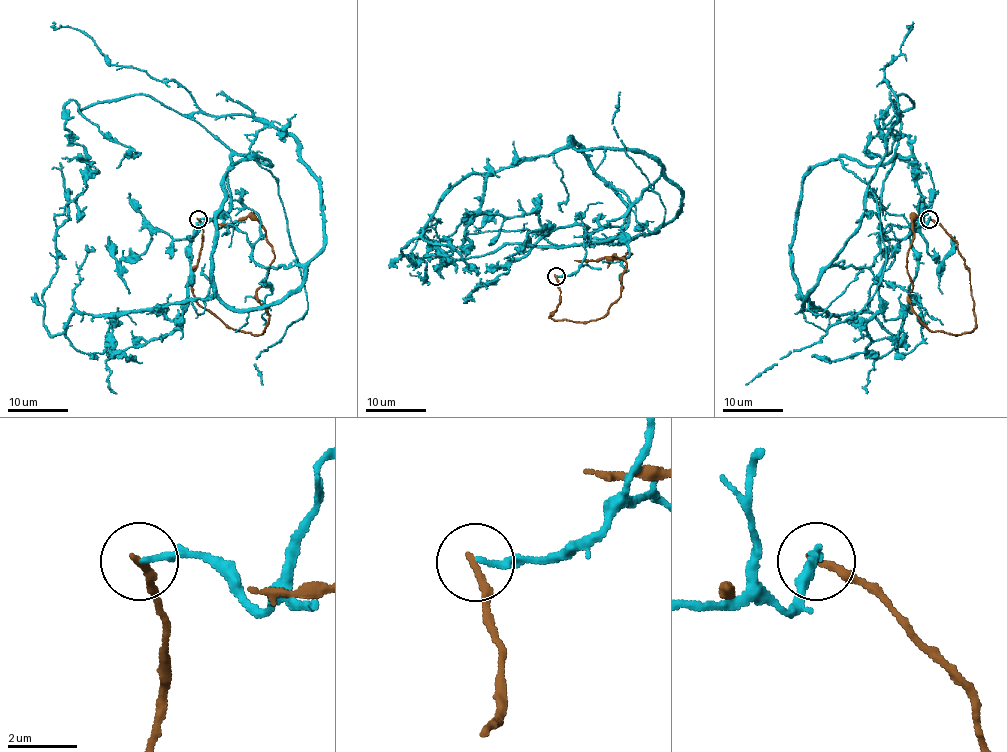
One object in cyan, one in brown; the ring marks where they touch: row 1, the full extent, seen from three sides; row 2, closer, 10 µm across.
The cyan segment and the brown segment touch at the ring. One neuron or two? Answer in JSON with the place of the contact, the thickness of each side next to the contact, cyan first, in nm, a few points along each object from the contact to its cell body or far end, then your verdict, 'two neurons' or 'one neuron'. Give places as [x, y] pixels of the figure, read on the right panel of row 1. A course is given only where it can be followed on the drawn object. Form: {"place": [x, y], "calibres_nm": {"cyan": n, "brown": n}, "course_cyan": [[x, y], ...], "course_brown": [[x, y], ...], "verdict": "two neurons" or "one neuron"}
{"place": [929, 219], "calibres_nm": {"cyan": 150, "brown": 240}, "course_cyan": [[930, 219], [829, 264], [892, 129], [885, 163], [841, 159], [880, 282], [745, 384]], "course_brown": [[930, 219], [954, 240], [969, 271], [975, 327], [966, 333], [931, 332], [912, 307], [913, 223]], "verdict": "two neurons"}

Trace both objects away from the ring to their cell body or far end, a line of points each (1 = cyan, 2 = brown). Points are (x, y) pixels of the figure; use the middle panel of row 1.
1: (556, 276), (663, 176), (681, 206), (607, 237), (613, 188), (652, 233), (666, 209), (621, 91)
2: (556, 276), (560, 300), (548, 317), (587, 321), (607, 312), (627, 263), (613, 257), (631, 254), (574, 260)

